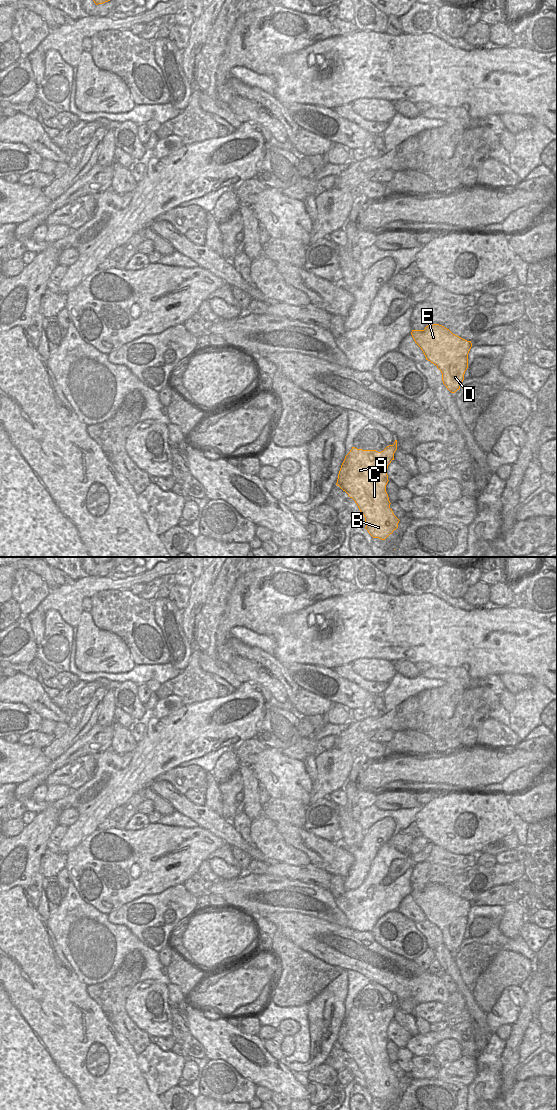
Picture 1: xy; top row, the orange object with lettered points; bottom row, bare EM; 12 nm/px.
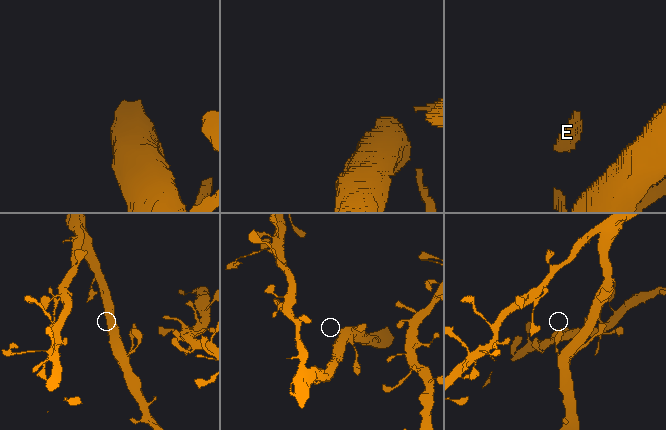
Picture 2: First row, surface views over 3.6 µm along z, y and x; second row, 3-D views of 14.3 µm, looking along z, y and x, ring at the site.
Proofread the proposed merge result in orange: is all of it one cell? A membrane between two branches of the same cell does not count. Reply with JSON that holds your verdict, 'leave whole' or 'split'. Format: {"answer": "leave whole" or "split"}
{"answer": "leave whole"}

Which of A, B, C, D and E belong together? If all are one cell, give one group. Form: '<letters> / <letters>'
A B C D E

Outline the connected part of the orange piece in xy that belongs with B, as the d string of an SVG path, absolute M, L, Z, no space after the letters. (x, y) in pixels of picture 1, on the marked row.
M397 440L383 451L352 447L341 465L336 485L357 504L365 517L365 529L373 538L385 540L398 528L399 519L390 508L386 492L388 465L394 460Z

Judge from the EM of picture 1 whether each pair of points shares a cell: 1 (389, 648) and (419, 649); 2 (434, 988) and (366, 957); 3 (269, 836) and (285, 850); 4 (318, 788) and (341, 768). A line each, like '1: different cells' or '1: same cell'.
1: same cell
2: same cell
3: same cell
4: same cell

